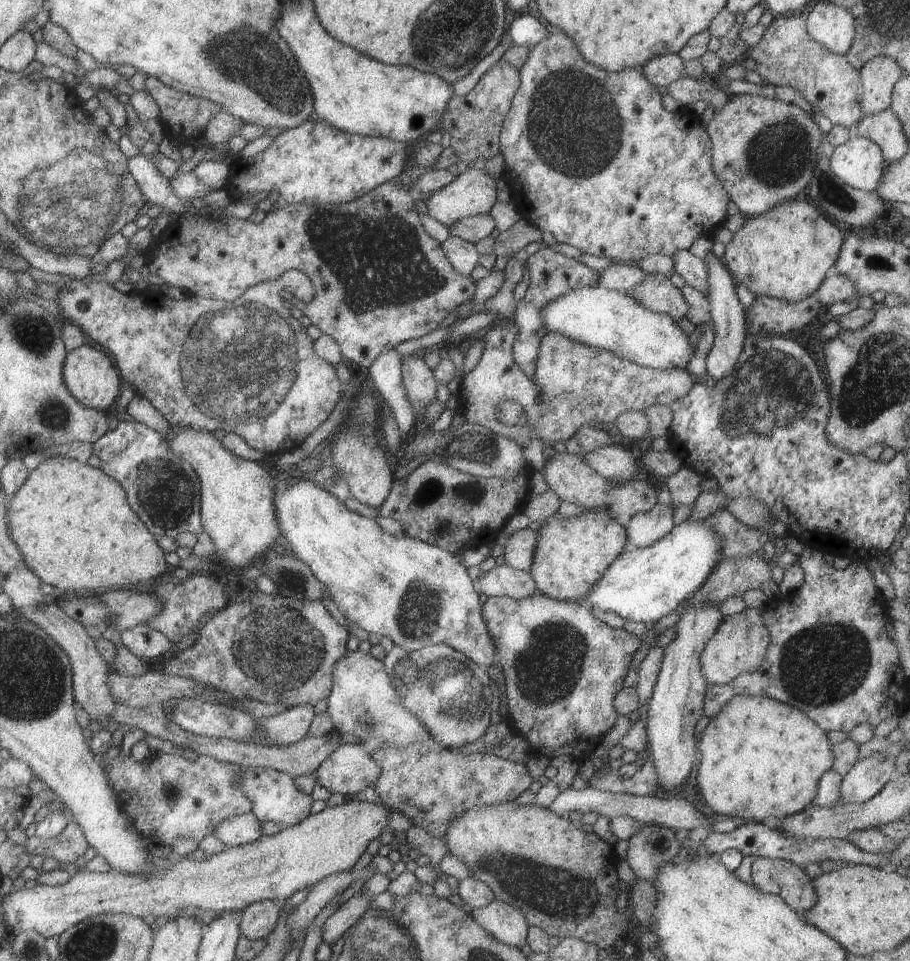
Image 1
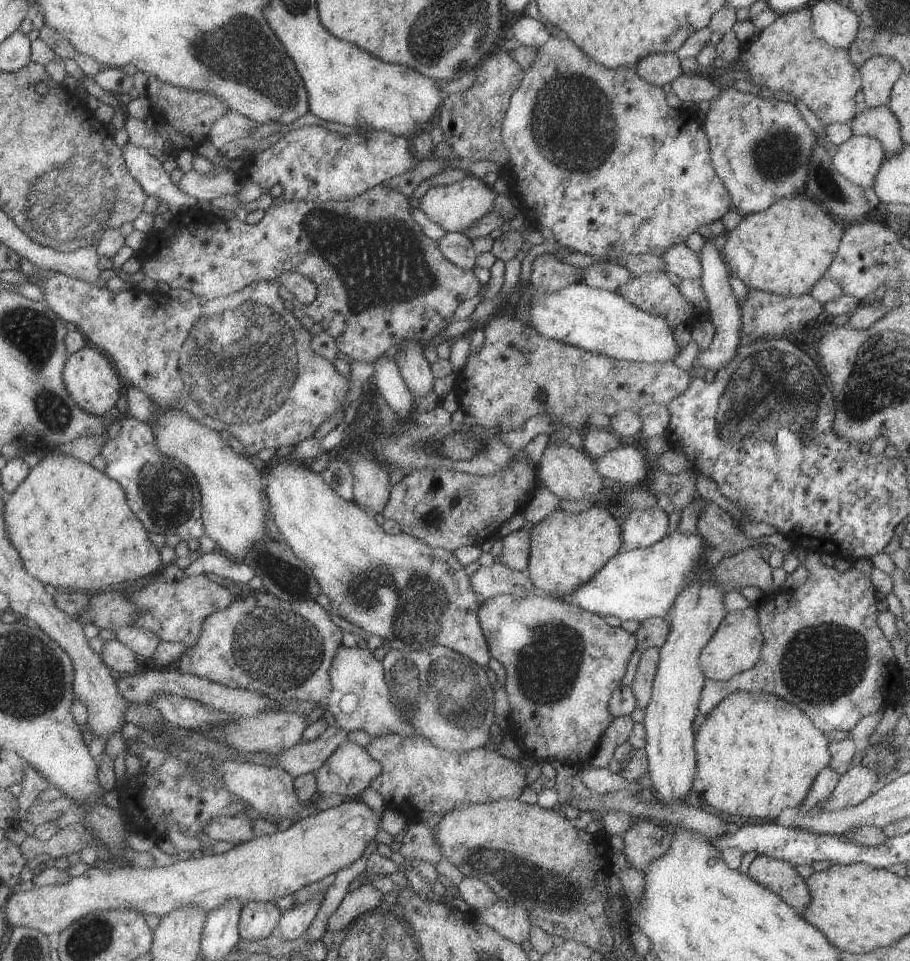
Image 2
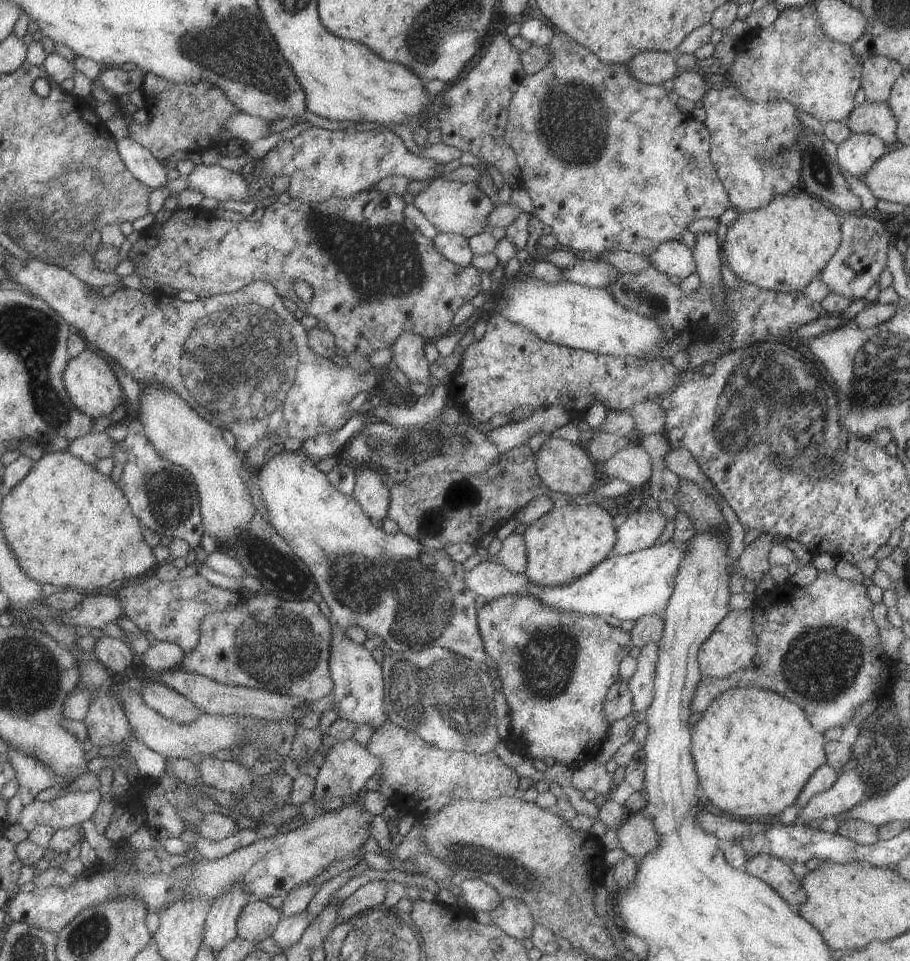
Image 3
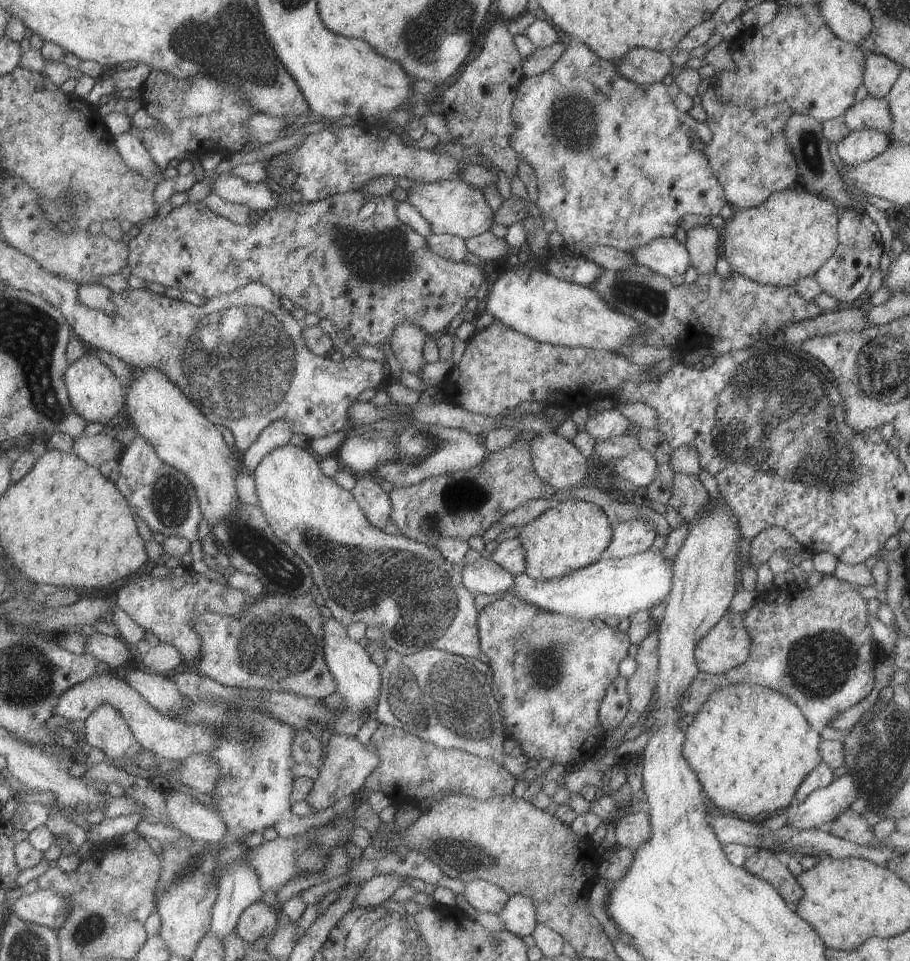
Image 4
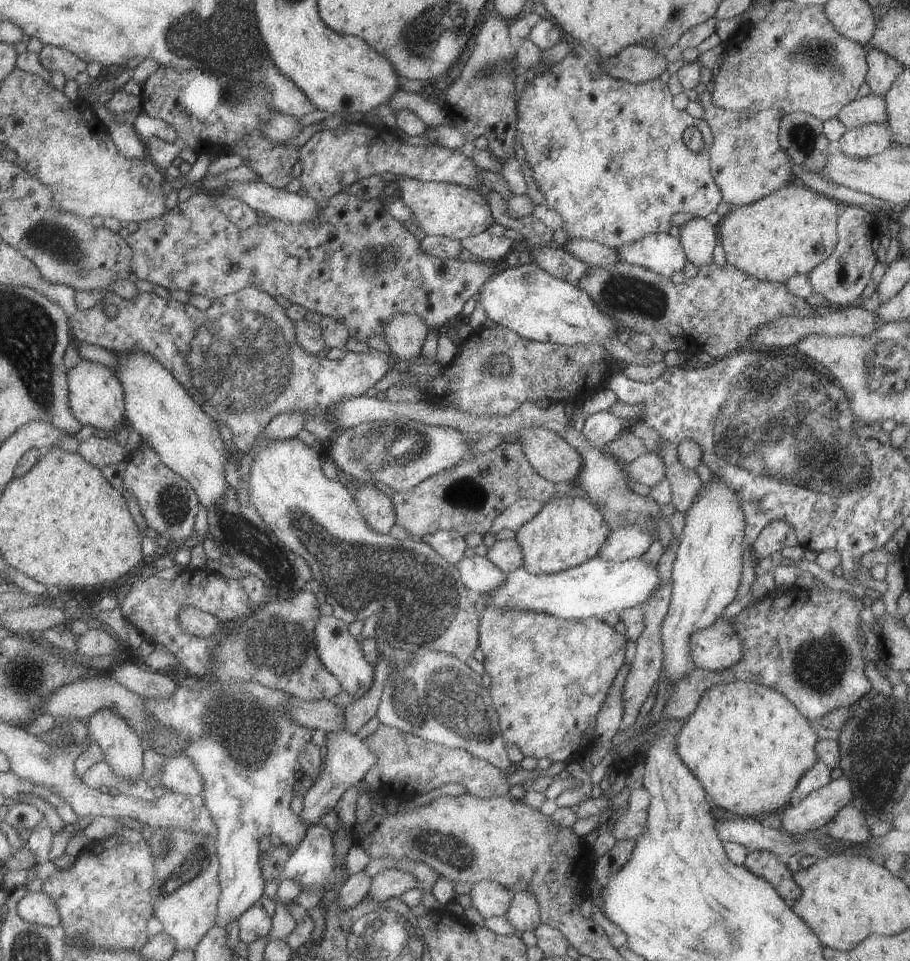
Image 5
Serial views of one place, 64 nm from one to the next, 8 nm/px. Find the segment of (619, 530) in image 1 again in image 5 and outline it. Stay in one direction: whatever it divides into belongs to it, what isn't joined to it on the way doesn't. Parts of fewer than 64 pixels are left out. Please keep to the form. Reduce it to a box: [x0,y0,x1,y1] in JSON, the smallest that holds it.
[514,495,610,574]

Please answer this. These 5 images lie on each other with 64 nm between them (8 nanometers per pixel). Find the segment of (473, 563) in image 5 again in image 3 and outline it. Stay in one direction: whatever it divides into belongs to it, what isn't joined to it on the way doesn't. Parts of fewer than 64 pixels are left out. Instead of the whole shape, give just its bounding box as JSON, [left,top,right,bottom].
[463,557,527,600]

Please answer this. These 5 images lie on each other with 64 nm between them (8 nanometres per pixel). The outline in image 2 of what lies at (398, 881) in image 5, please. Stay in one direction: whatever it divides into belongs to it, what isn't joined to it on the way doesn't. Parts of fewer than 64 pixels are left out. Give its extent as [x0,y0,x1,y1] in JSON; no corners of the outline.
[326,881,382,932]

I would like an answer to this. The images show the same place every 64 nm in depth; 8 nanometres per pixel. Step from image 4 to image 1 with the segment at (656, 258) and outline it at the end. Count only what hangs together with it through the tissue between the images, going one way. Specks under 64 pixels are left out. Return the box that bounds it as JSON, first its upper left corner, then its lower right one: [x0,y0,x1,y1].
[671,250,707,294]

